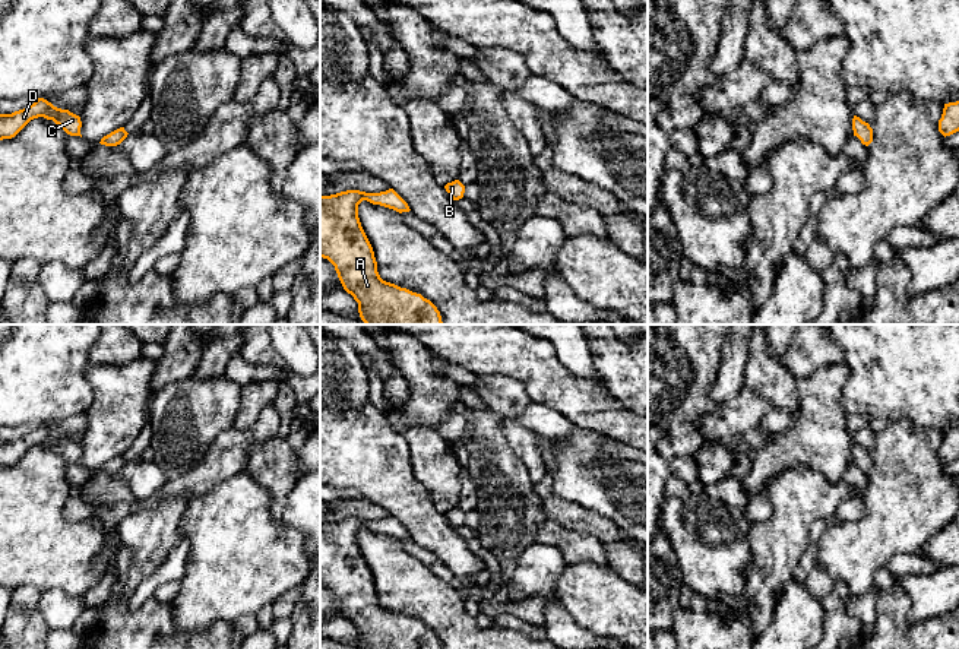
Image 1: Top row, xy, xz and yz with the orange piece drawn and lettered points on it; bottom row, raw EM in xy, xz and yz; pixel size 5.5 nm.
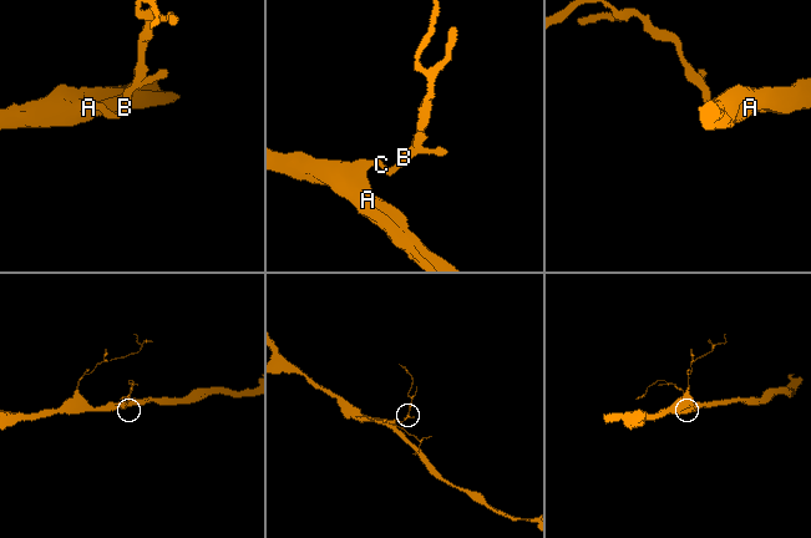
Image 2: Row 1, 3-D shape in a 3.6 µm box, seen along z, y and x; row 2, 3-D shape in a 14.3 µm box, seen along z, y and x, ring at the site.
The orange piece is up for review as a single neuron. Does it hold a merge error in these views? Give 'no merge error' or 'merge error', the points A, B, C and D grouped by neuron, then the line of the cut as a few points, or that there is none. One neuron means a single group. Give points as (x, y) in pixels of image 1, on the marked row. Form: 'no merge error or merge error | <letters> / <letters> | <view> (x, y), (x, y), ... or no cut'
no merge error | A B C D | no cut

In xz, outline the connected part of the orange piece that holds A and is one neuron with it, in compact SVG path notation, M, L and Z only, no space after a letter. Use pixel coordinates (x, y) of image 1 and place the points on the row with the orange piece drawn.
M393 189L320 194L320 257L335 266L344 289L358 303L365 324L443 324L430 300L380 278L373 247L358 218L363 200L399 213L411 210Z

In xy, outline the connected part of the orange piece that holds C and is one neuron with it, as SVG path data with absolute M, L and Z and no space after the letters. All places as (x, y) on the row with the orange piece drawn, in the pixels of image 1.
M38 98L29 107L12 114L0 114L0 140L15 137L31 120L44 117L58 124L67 134L80 136L80 117L54 107L44 98Z

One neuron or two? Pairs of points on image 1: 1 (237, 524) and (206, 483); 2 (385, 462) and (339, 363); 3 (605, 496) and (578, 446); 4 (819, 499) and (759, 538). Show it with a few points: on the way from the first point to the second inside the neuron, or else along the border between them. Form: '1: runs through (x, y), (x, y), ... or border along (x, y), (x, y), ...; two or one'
1: border along (241, 472), (222, 480), (192, 499); two
2: border along (367, 401), (358, 407), (335, 410); two
3: runs through (600, 484), (584, 468), (581, 458); one
4: runs through (804, 506), (774, 537); one

